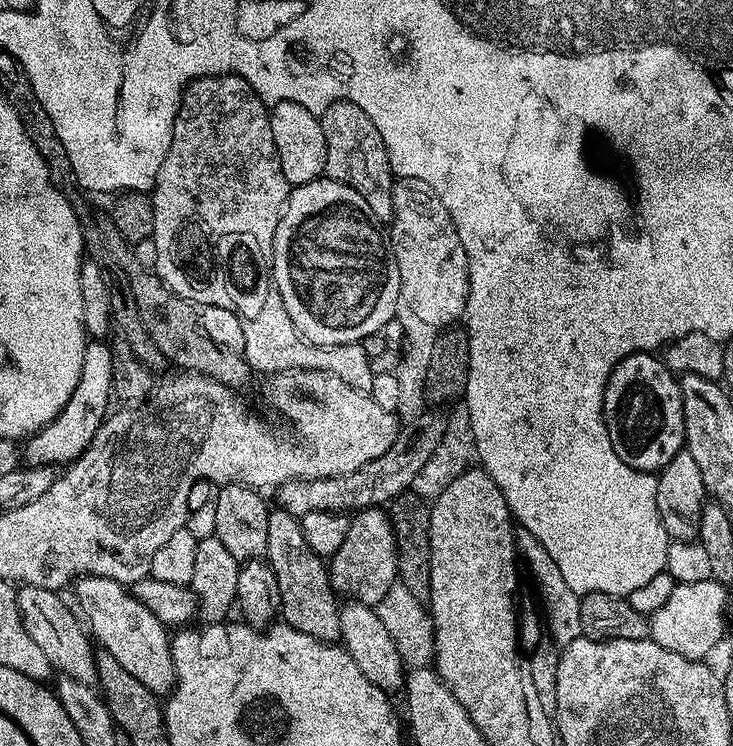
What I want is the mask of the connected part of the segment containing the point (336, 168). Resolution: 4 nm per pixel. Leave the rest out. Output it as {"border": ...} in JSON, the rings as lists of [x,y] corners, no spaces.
{"border":[[[335,100],[329,108],[319,113],[322,134],[326,134],[326,166],[327,179],[337,180],[362,194],[370,210],[382,222],[391,221],[396,207],[392,197],[394,173],[388,157],[388,148],[382,142],[382,134],[378,134],[378,126],[370,122],[366,110],[362,106],[354,106],[349,100]]]}

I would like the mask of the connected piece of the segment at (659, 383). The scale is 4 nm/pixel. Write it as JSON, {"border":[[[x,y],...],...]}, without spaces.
{"border":[[[635,352],[618,362],[604,391],[604,421],[610,434],[610,442],[614,446],[614,454],[618,454],[618,458],[622,458],[622,462],[626,462],[626,466],[634,470],[659,473],[679,452],[685,451],[683,405],[680,381],[659,355]]]}

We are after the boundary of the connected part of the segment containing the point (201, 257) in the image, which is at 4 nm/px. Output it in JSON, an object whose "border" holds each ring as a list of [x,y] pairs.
{"border":[[[235,74],[203,76],[184,89],[180,113],[174,118],[170,150],[150,193],[154,206],[151,238],[154,246],[158,246],[154,272],[182,299],[196,306],[213,304],[216,308],[233,312],[241,320],[240,328],[244,331],[243,355],[249,368],[257,373],[275,374],[285,372],[287,368],[313,368],[332,372],[355,388],[371,389],[374,364],[362,344],[309,344],[300,331],[292,327],[292,319],[272,277],[272,243],[280,215],[288,203],[290,185],[286,174],[282,174],[274,146],[269,111],[269,105],[258,98],[250,82]]]}

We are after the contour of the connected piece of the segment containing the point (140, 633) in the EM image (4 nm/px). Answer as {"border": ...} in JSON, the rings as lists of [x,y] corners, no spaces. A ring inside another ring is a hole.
{"border":[[[81,576],[75,581],[76,600],[83,619],[99,647],[105,648],[142,686],[164,694],[176,682],[169,629],[125,585],[105,576]]]}

